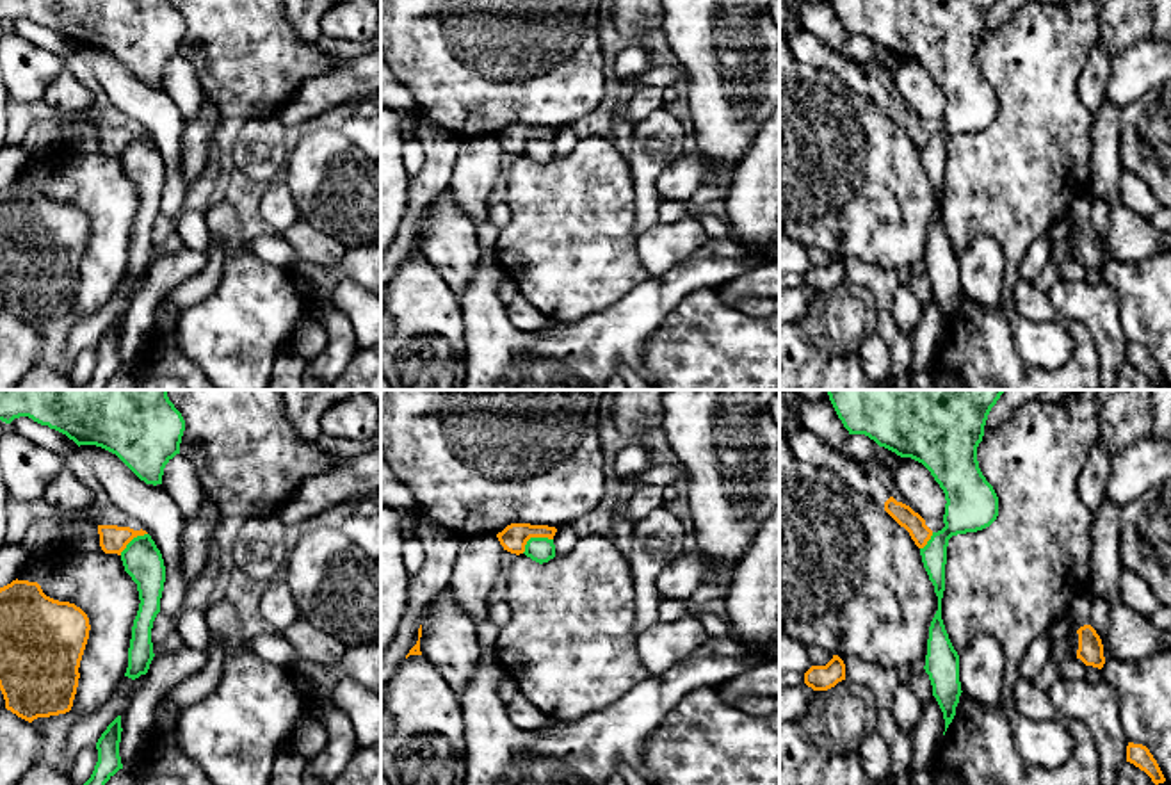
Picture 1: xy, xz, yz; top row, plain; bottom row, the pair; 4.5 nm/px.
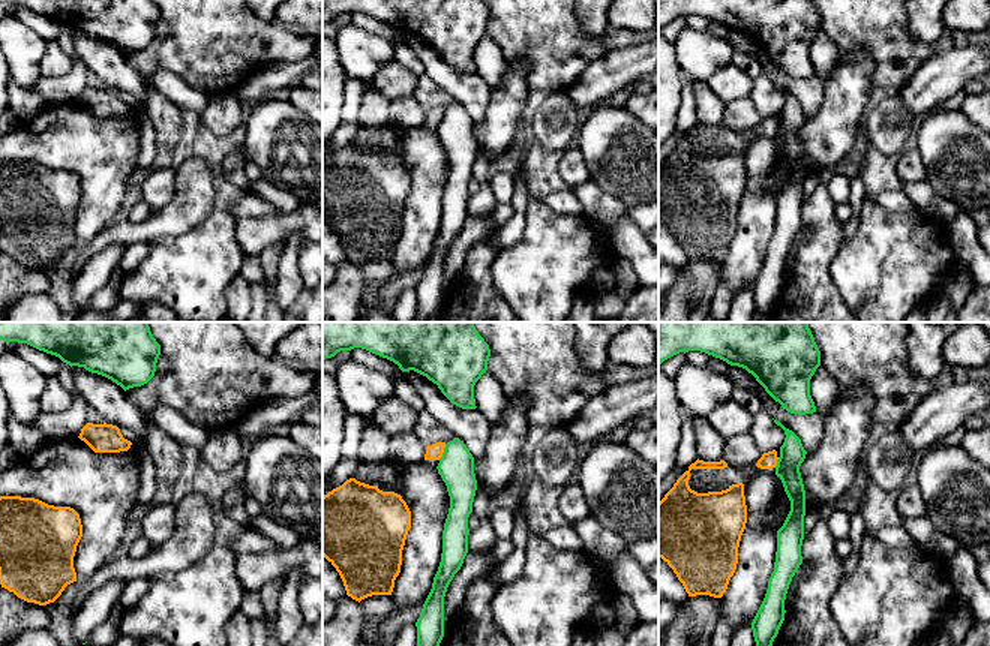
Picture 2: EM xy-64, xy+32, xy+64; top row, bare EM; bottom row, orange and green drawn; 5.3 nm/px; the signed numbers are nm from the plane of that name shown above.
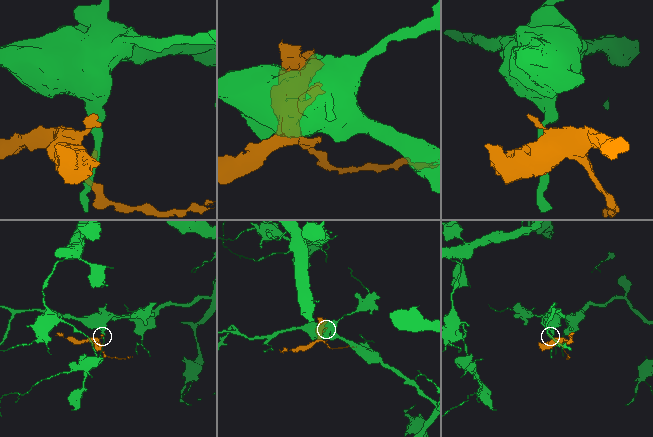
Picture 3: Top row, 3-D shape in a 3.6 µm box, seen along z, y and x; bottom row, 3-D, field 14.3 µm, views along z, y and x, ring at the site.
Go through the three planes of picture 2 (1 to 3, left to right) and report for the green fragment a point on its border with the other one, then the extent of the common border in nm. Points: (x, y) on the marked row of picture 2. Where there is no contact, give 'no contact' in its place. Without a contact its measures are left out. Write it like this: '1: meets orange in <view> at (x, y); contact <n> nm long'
1: no contact
2: meets orange in xy+32 at (443, 451); contact 100 nm long
3: meets orange in xy+64 at (776, 462); contact 60 nm long

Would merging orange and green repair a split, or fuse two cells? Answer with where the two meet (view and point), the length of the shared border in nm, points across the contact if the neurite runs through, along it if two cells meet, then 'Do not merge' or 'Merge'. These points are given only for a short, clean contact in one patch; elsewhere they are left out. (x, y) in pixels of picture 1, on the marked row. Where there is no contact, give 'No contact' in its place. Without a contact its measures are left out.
Touches orange at xz (534, 536). Shared border 160 nm. Boundary: xz (552, 538), (531, 538), (522, 552). Do not merge

